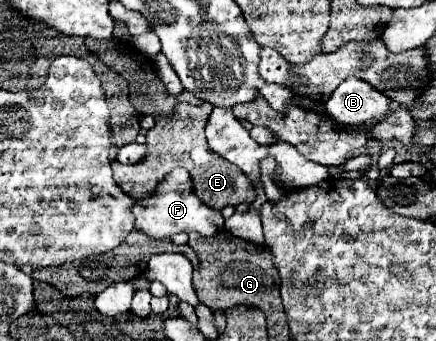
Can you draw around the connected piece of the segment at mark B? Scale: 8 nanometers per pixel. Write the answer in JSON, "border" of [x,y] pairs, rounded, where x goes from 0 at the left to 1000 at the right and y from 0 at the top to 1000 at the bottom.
{"border":[[[796,226],[750,290],[745,326],[782,361],[869,355],[892,331],[897,290],[842,238]]]}

